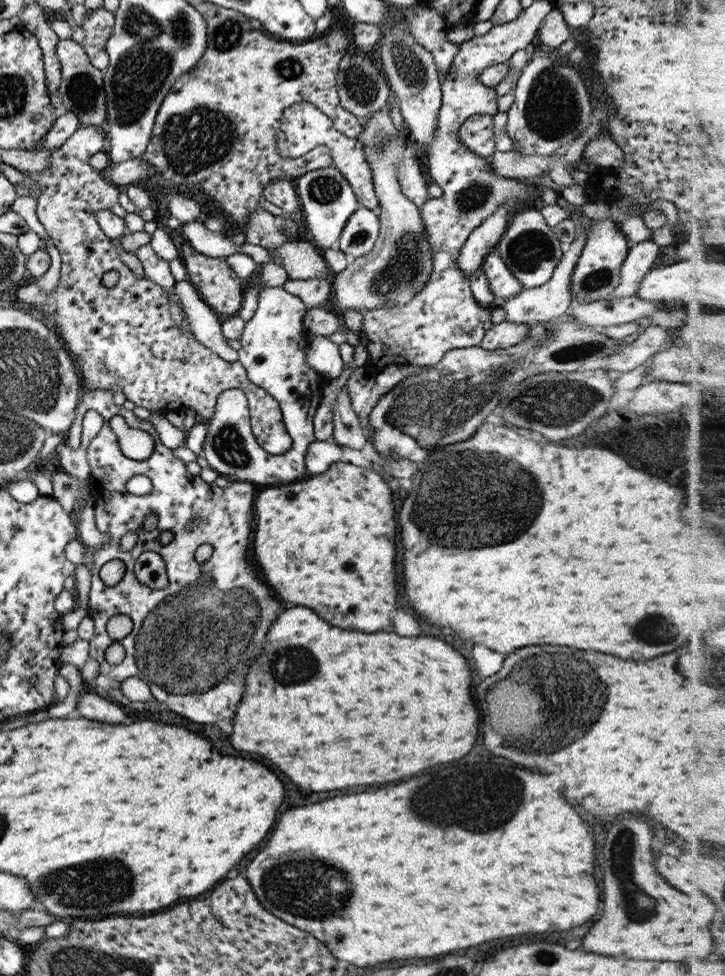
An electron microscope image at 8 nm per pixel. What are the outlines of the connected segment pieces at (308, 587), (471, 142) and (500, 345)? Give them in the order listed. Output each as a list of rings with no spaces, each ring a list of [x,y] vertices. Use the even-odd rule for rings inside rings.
[[[337,461],[323,474],[281,488],[267,486],[256,492],[252,504],[255,538],[250,540],[255,566],[263,582],[287,604],[307,606],[331,626],[377,632],[391,624],[389,614],[399,608],[397,550],[395,550],[395,506],[389,486],[377,469]]]
[[[471,115],[465,118],[457,140],[474,154],[487,159],[494,153],[493,115]]]
[[[503,321],[496,325],[491,325],[480,340],[479,348],[483,350],[505,350],[515,344],[519,344],[521,339],[527,337],[530,324],[515,324],[514,322]]]

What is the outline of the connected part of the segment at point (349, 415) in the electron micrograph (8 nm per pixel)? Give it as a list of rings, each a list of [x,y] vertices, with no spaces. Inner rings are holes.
[[[342,388],[333,405],[333,428],[331,441],[342,447],[359,450],[365,444],[366,436],[357,415],[352,411],[346,390]]]

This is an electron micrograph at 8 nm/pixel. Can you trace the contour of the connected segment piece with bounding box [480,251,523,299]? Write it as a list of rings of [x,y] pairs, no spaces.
[[[491,252],[483,257],[480,268],[485,275],[491,294],[496,297],[510,299],[522,291],[522,284],[507,270],[505,263],[497,252]]]

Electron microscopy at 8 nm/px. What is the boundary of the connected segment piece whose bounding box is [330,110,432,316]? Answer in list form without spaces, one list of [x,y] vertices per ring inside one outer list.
[[[387,110],[371,113],[367,120],[359,122],[363,130],[357,140],[363,145],[365,160],[371,169],[373,190],[378,203],[376,212],[379,228],[374,245],[367,254],[349,259],[341,272],[331,275],[331,288],[337,306],[335,314],[339,316],[345,309],[361,311],[407,304],[429,280],[432,269],[430,244],[426,239],[420,211],[401,194],[396,175],[396,164],[414,150],[408,130],[403,127],[401,132],[397,132]]]

